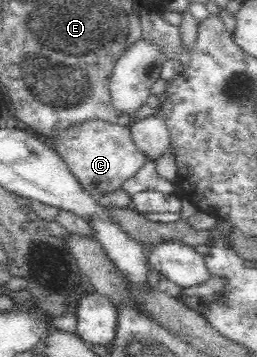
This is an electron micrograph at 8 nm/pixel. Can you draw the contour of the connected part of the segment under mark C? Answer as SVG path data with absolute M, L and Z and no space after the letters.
M98 119L66 129L52 141L44 141L68 164L70 172L76 176L84 191L95 196L120 190L124 181L137 175L148 163L146 154L134 145L129 126L114 125Z

